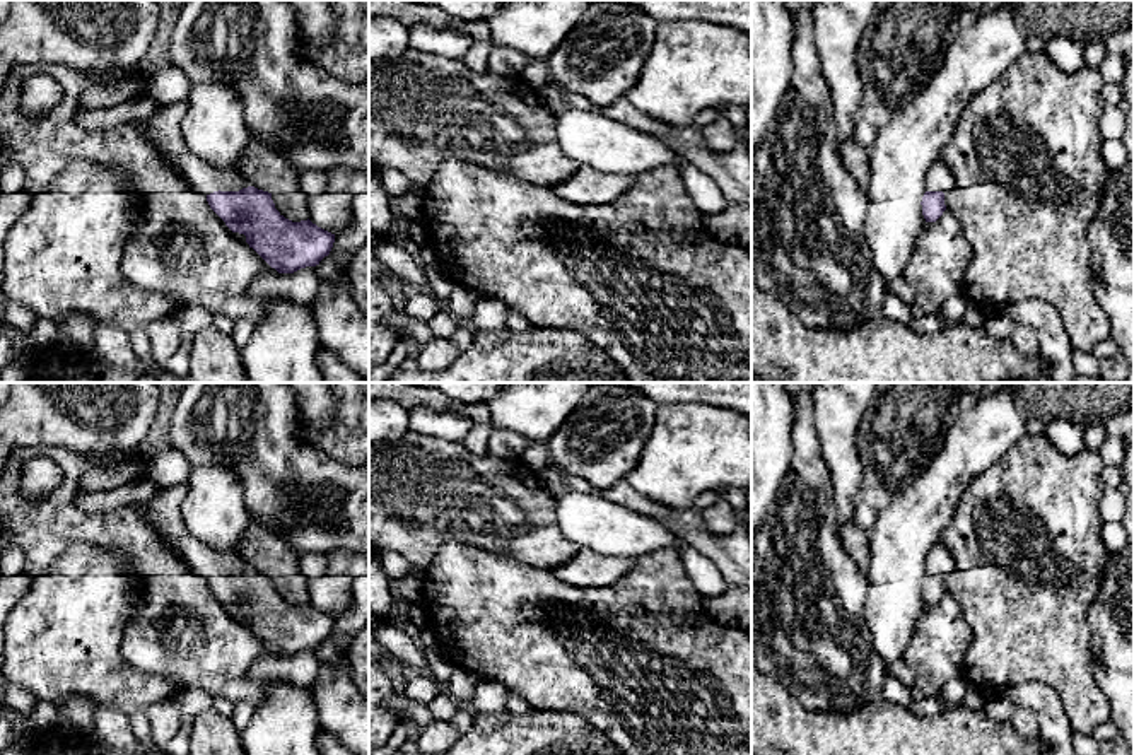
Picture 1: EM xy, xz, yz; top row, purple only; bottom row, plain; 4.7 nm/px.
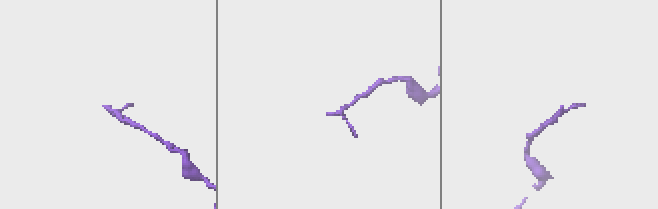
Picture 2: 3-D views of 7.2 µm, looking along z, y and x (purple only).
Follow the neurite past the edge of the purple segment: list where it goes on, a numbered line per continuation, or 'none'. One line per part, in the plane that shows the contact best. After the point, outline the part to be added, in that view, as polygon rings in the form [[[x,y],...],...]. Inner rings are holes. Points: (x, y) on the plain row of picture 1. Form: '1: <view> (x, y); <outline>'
1: xy (164, 511); [[[166,487],[140,507],[174,555],[186,562],[195,574],[210,577],[219,572],[236,574],[246,571],[248,564],[243,557],[229,552],[219,553],[188,531],[181,512],[184,497],[184,487]]]

